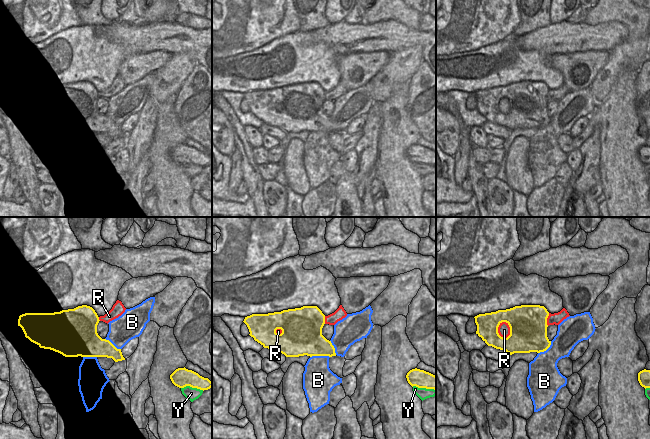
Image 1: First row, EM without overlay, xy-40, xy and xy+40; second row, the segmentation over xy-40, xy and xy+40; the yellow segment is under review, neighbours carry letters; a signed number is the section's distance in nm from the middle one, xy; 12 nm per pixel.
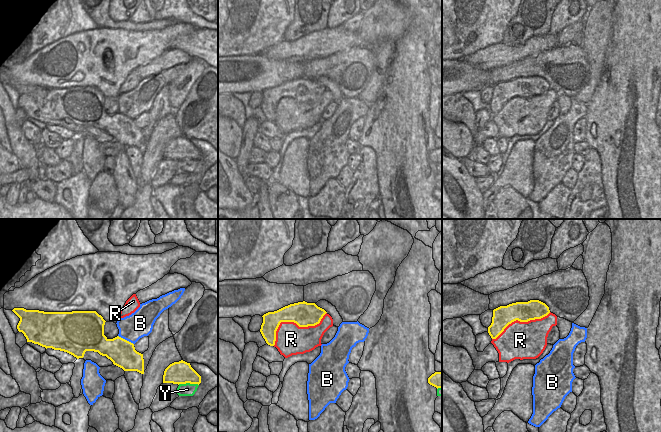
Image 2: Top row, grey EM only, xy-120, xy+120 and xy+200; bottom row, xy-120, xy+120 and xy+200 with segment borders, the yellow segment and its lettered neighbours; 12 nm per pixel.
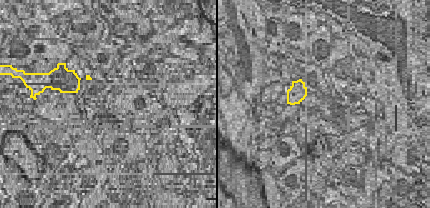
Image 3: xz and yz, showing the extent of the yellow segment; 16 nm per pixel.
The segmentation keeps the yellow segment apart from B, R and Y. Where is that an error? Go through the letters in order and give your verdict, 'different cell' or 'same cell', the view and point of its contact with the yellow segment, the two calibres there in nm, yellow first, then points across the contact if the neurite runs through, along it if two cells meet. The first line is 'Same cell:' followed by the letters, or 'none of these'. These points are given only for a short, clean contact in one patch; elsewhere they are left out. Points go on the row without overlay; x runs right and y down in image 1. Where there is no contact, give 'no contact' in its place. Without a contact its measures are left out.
Same cell: none of these
B: different cell; contact xy (319, 131); calibres 380 and 340 nm
R: different cell; contact xy+40 (510, 105); calibres 460 and 140 nm
Y: different cell; contact xy-40 (192, 163); calibres 240 and 150 nm

